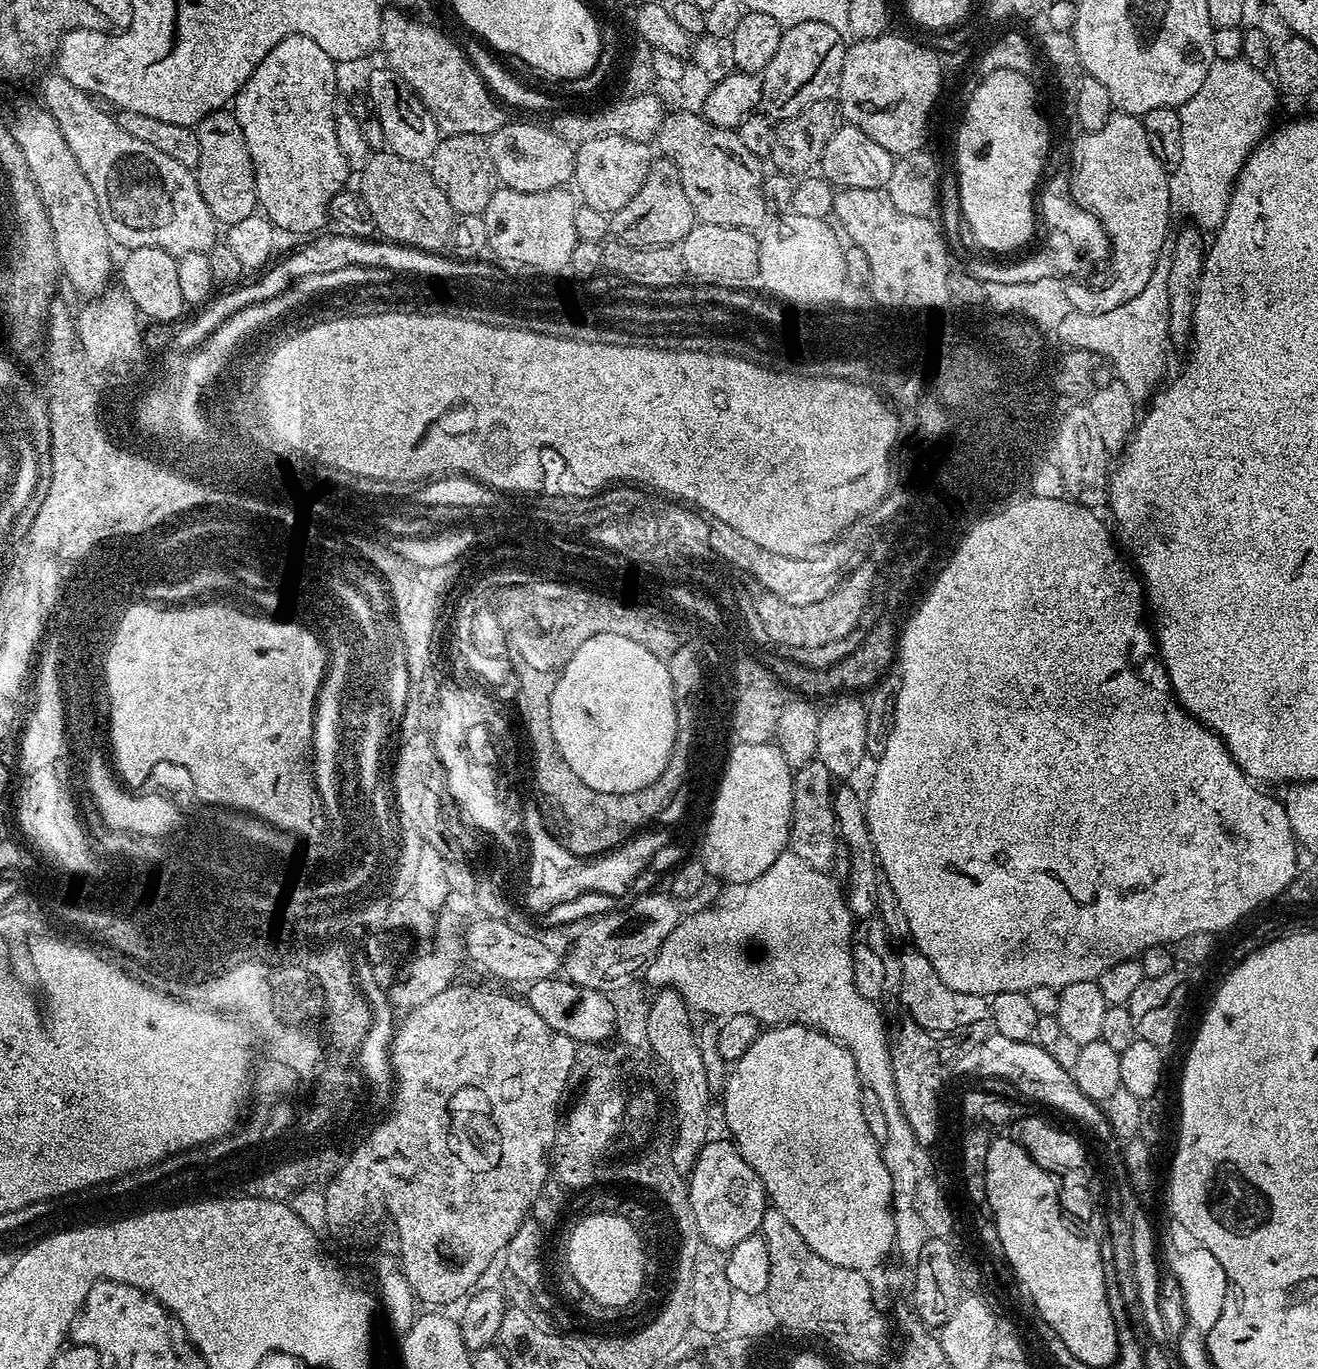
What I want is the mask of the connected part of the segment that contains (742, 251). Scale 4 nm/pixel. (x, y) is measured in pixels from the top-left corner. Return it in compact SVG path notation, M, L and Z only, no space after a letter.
M697 223L679 245L678 251L685 273L701 284L750 288L759 281L760 241L755 231Z

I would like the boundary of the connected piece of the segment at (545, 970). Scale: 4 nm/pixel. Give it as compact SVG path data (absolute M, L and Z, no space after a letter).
M480 918L476 927L469 928L463 937L463 945L469 957L473 956L486 971L500 980L527 986L554 975L556 960L553 960L547 939L531 936L520 928L511 928L507 919Z

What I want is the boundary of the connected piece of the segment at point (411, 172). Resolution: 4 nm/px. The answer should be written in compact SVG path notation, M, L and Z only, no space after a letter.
M387 150L372 152L359 176L360 197L364 199L366 206L370 206L370 214L374 214L377 233L385 241L425 250L440 250L444 248L442 246L447 240L449 243L454 232L454 213L446 194L434 182L431 171L423 163L407 160Z

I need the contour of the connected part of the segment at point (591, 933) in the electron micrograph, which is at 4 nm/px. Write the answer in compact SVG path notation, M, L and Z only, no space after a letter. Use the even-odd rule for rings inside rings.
M656 890L633 899L633 904L621 912L605 911L600 914L599 924L587 930L576 945L576 951L569 957L568 971L572 975L570 982L590 990L610 993L620 983L639 977L658 954L662 942L670 938L682 919L681 905L663 891L660 892Z

